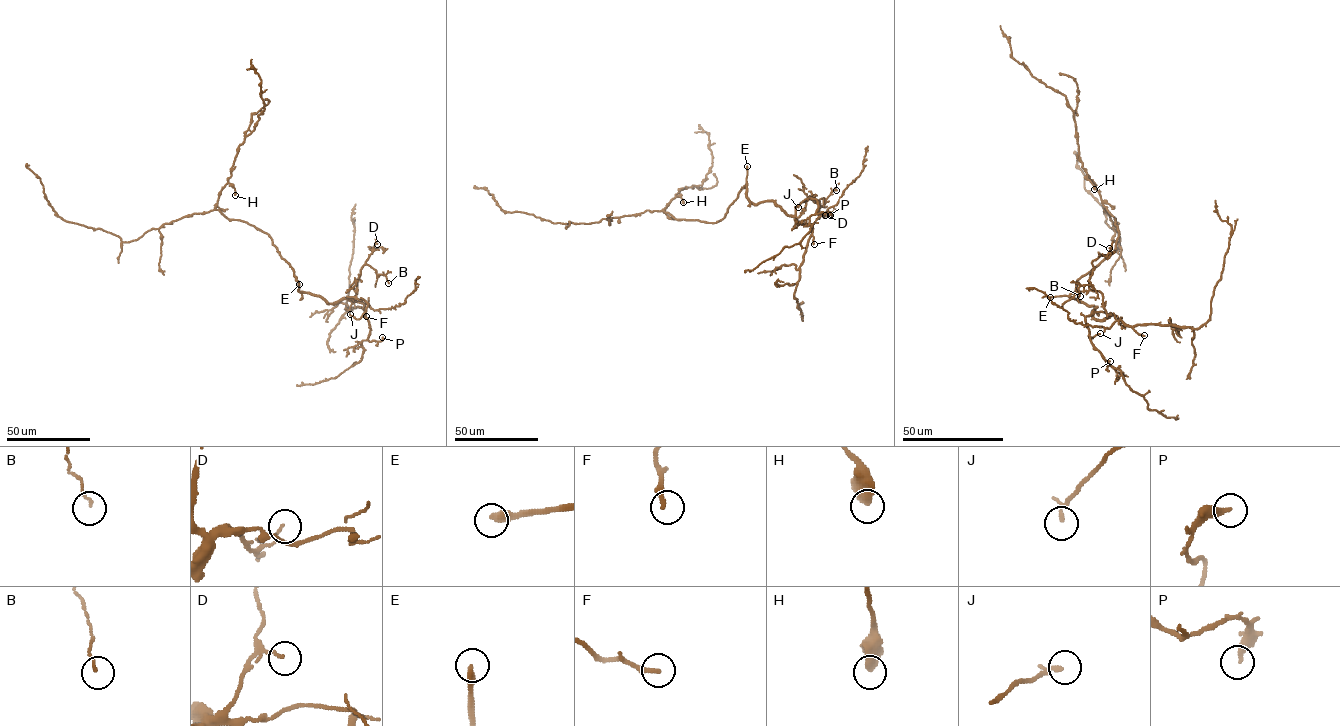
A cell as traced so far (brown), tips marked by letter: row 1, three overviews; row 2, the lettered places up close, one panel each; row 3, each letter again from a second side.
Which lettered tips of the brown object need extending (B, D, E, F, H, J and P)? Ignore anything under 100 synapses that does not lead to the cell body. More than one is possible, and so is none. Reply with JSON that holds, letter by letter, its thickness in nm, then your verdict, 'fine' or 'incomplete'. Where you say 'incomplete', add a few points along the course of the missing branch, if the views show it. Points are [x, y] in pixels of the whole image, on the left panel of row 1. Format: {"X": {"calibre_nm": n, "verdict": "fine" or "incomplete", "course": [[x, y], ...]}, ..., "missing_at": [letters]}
{"B": {"calibre_nm": 110, "verdict": "fine"}, "D": {"calibre_nm": 100, "verdict": "fine"}, "E": {"calibre_nm": 340, "verdict": "incomplete", "course": [[299, 284], [329, 257], [331, 245], [337, 239]]}, "F": {"calibre_nm": 240, "verdict": "fine"}, "H": {"calibre_nm": 440, "verdict": "fine"}, "J": {"calibre_nm": 170, "verdict": "fine"}, "P": {"calibre_nm": 320, "verdict": "fine"}, "missing_at": ["E"]}

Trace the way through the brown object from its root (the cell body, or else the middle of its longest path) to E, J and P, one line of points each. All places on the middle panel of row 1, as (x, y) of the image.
E: (727, 212), (746, 183), (747, 166)
J: (727, 212), (746, 183), (750, 201), (773, 201), (791, 216), (802, 202), (815, 195), (798, 207)
P: (727, 212), (746, 183), (755, 204), (773, 201), (794, 216), (815, 195), (816, 213), (830, 215)

